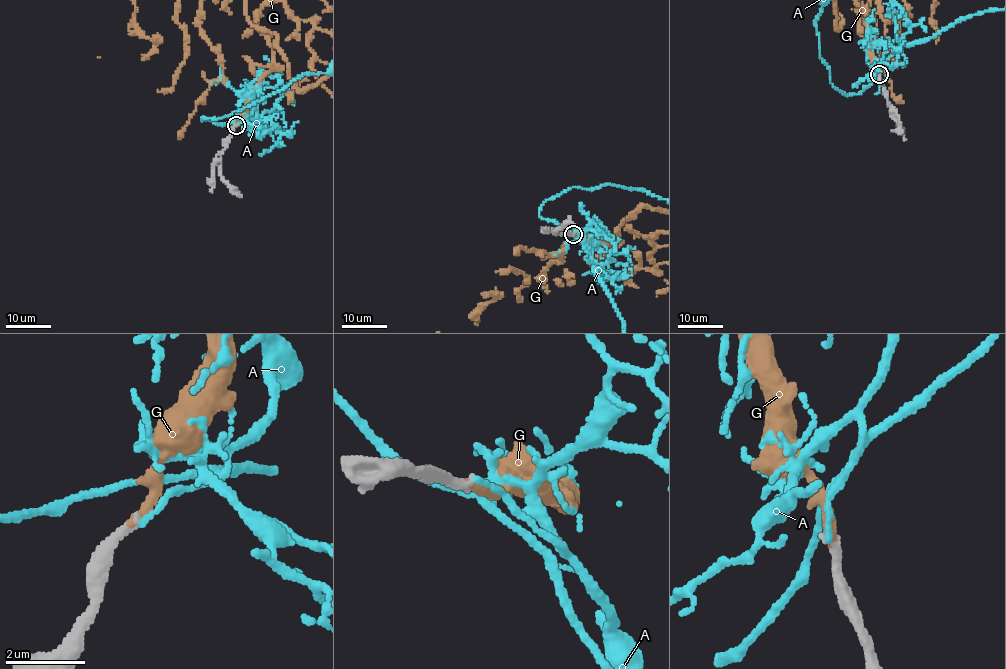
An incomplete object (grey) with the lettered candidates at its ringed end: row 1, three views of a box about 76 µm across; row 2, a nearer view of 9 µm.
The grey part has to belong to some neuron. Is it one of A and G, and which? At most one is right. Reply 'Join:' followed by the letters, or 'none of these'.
Join: G

